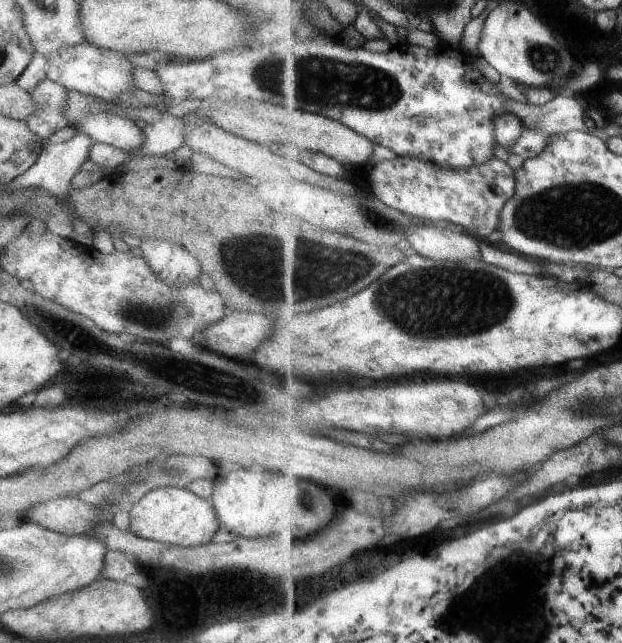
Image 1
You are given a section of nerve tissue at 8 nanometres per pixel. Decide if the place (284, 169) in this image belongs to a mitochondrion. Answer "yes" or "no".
no

